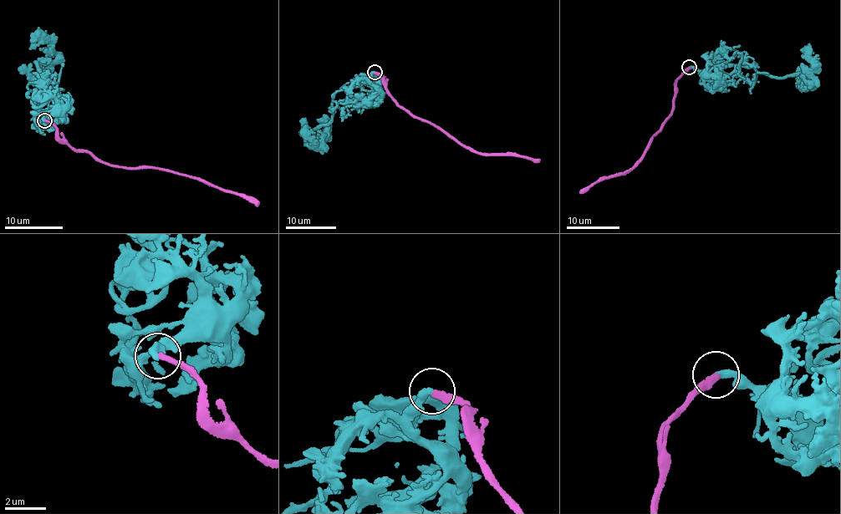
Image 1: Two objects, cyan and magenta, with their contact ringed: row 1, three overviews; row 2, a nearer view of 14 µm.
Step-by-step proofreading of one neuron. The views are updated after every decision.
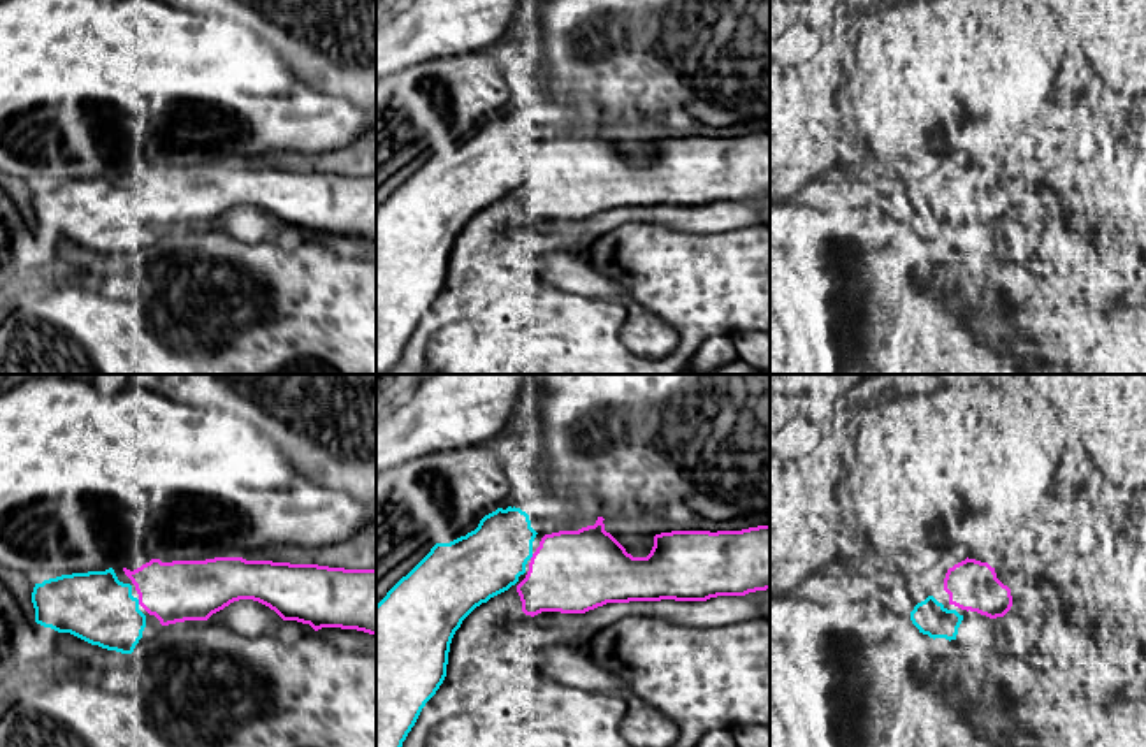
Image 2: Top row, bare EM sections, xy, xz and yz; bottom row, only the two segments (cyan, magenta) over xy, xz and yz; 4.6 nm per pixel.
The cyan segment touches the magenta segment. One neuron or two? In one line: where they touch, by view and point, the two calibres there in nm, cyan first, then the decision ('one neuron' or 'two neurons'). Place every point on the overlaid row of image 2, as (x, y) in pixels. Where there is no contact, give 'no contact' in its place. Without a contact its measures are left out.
xy (137, 601) | 320/280 nm | one neuron

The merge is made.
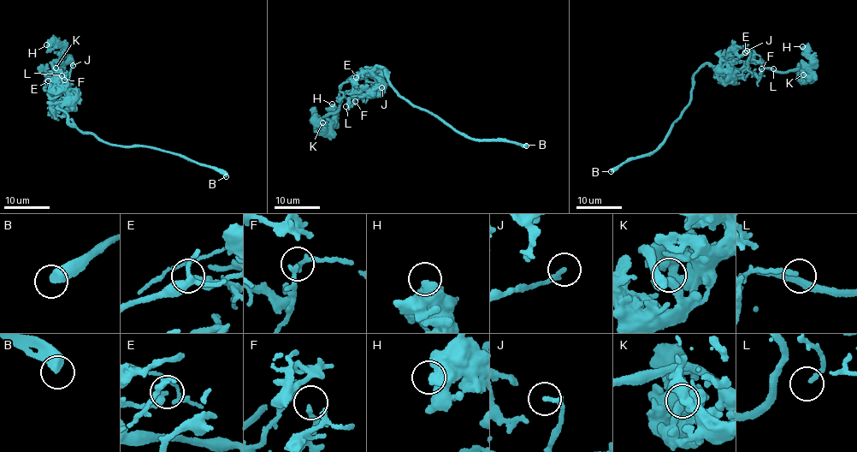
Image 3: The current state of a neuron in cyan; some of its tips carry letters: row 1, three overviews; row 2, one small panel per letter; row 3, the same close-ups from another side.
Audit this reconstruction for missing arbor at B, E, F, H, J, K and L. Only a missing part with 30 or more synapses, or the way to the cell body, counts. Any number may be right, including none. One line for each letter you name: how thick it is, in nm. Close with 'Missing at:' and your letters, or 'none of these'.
Missing at: none of these

